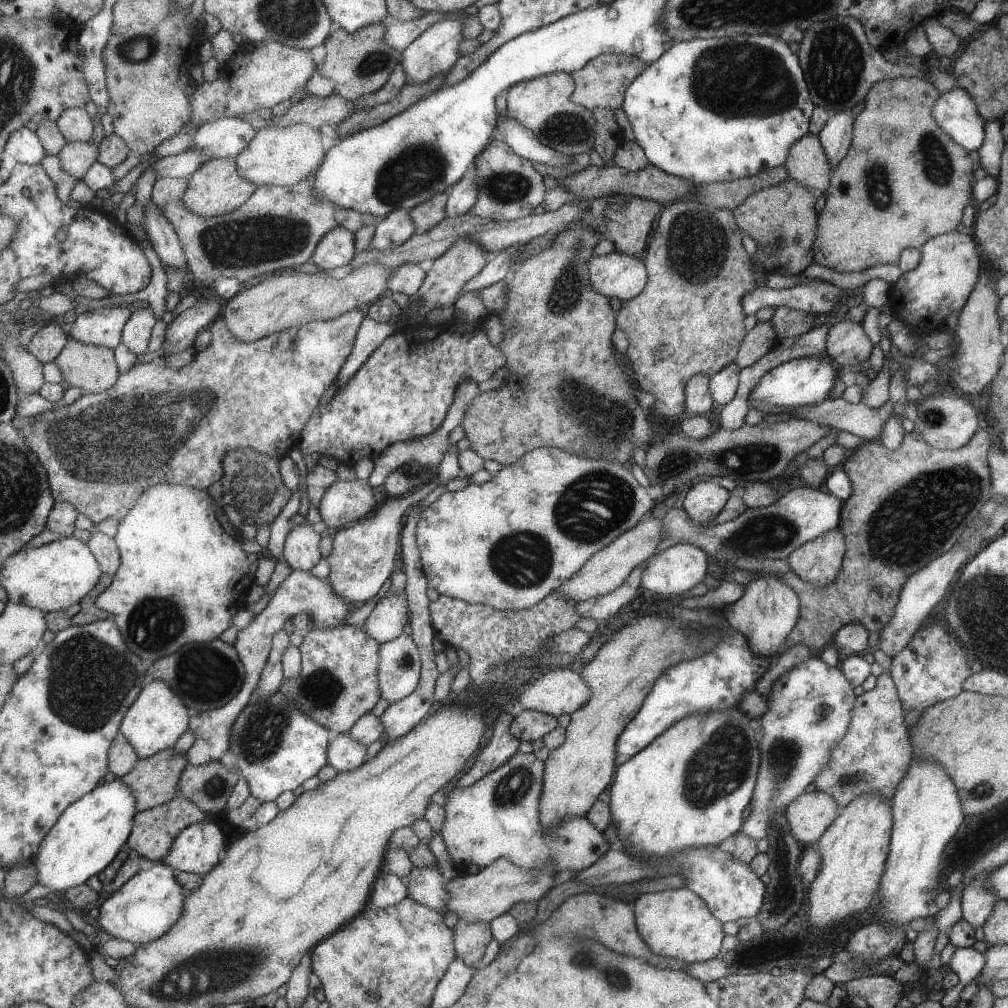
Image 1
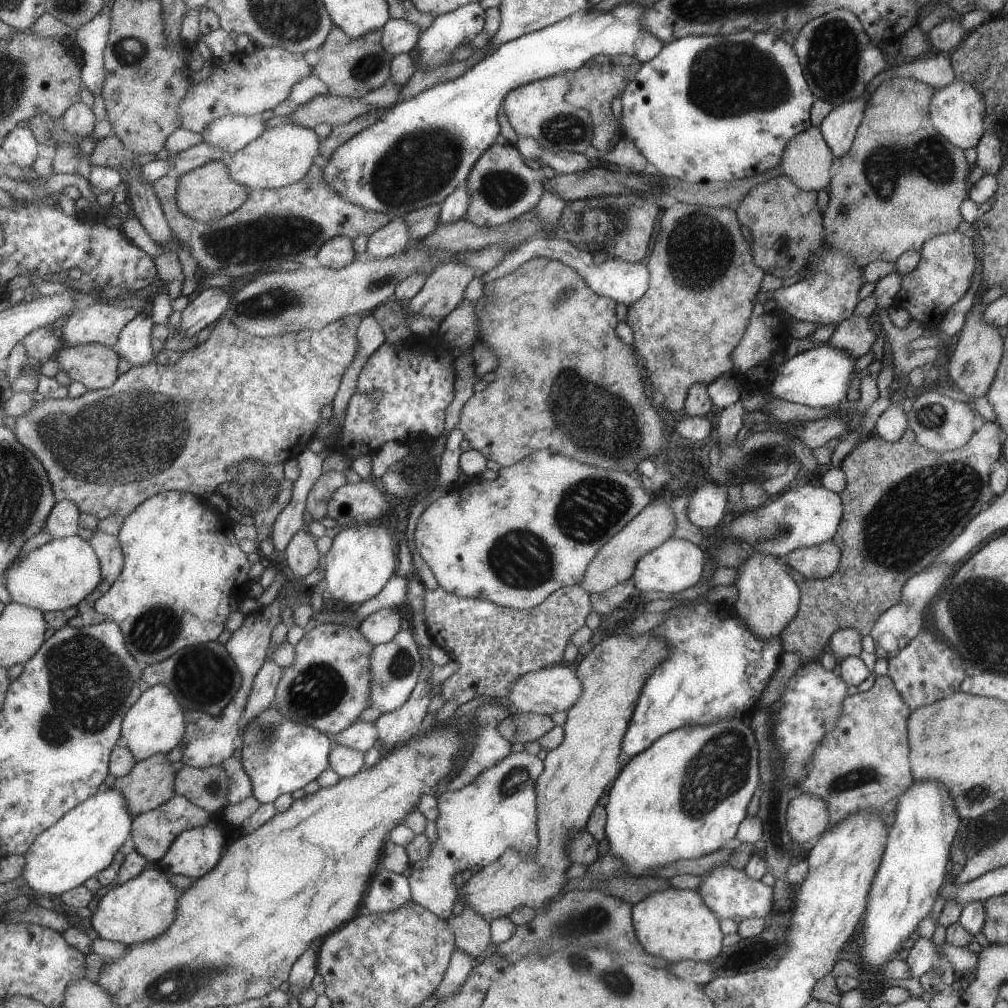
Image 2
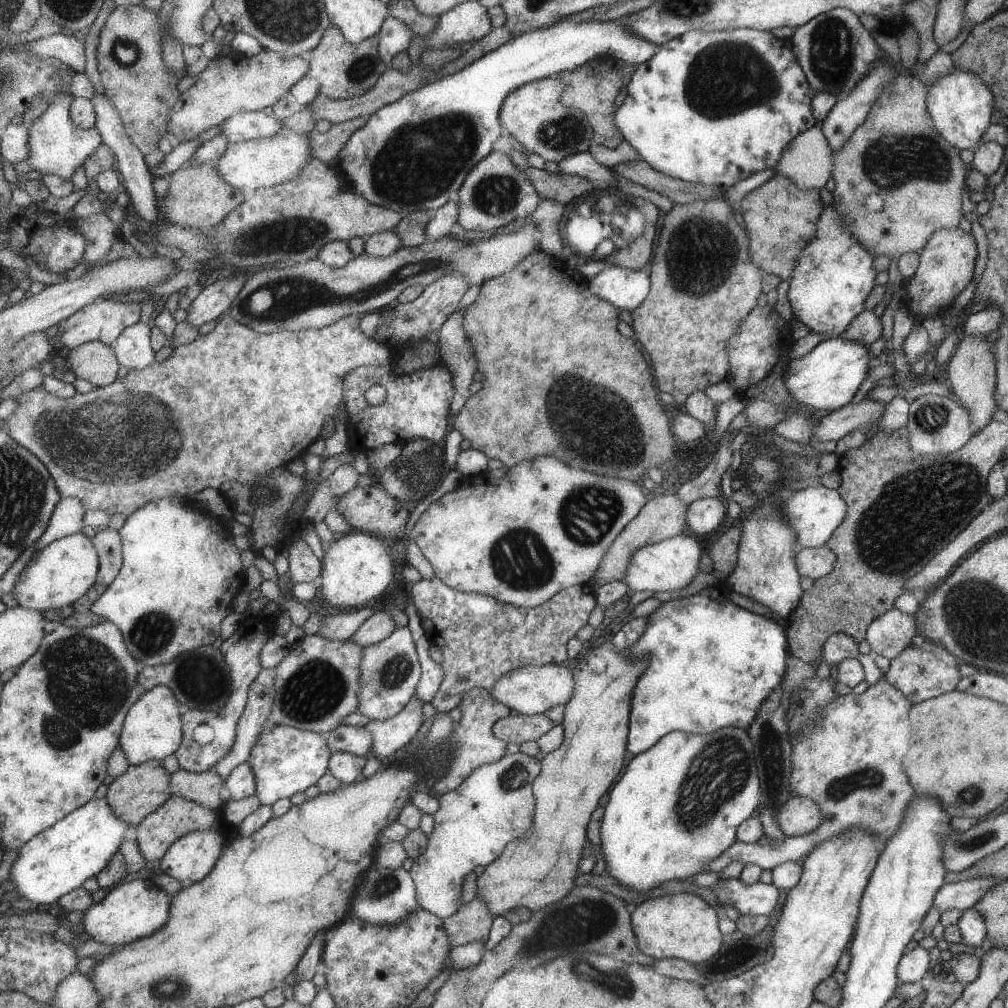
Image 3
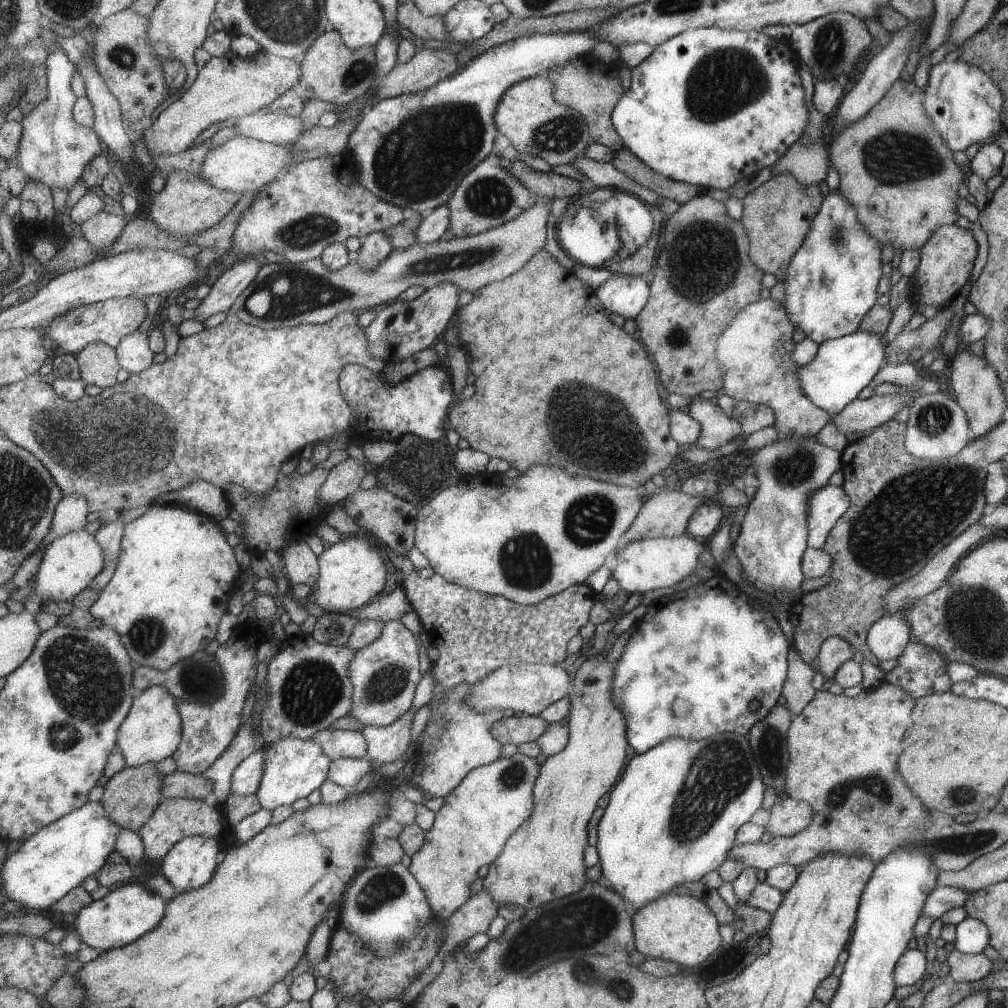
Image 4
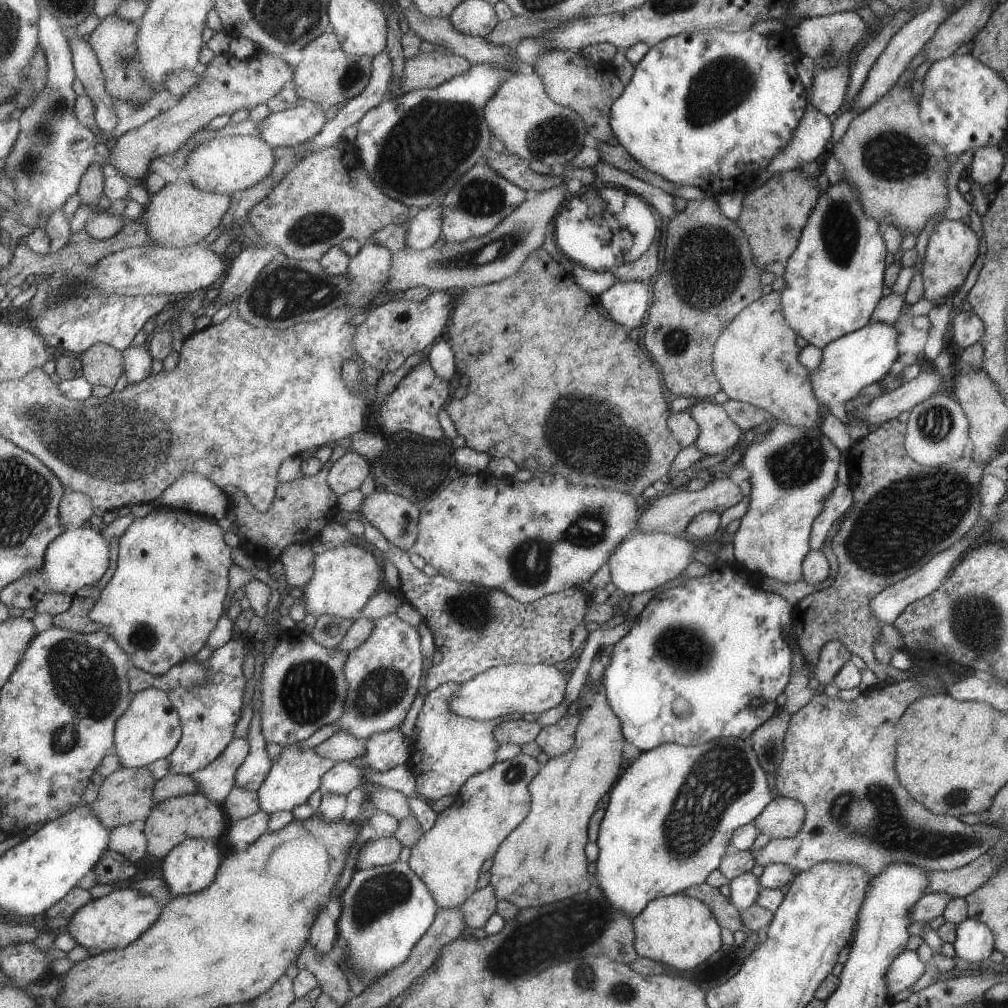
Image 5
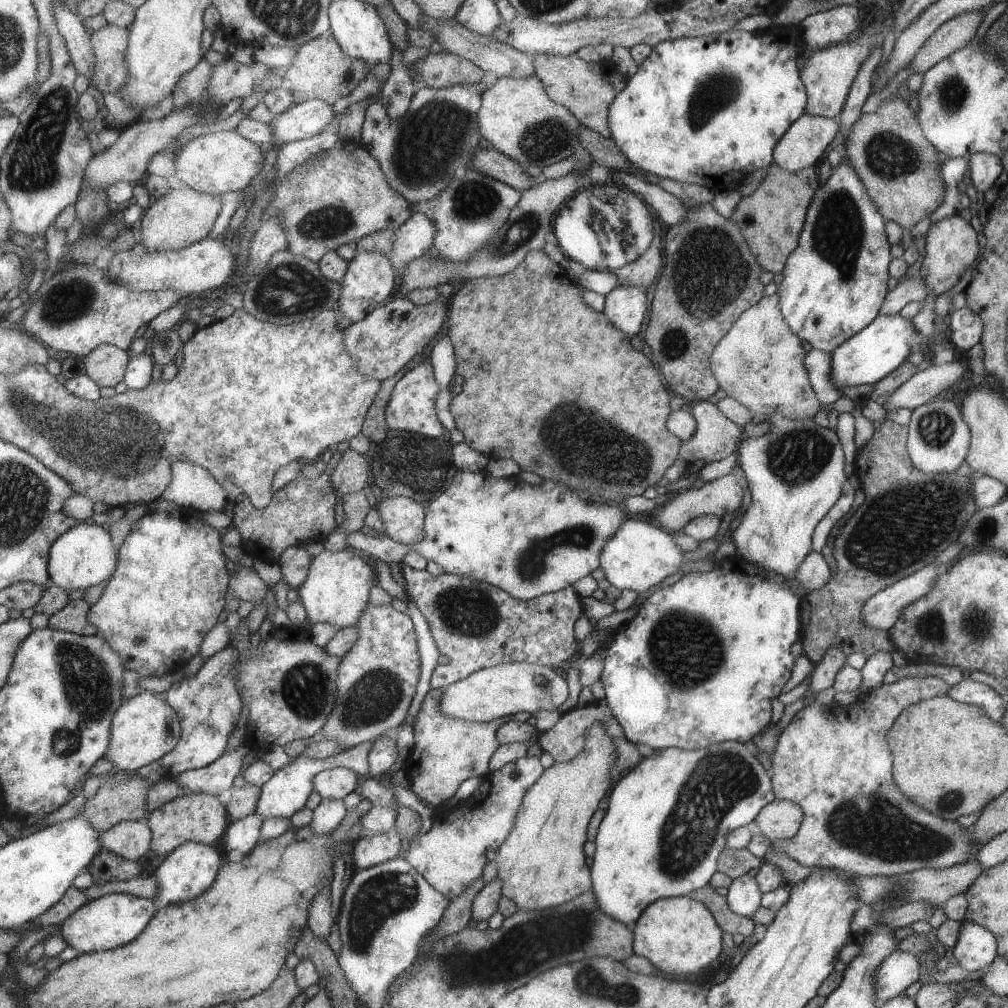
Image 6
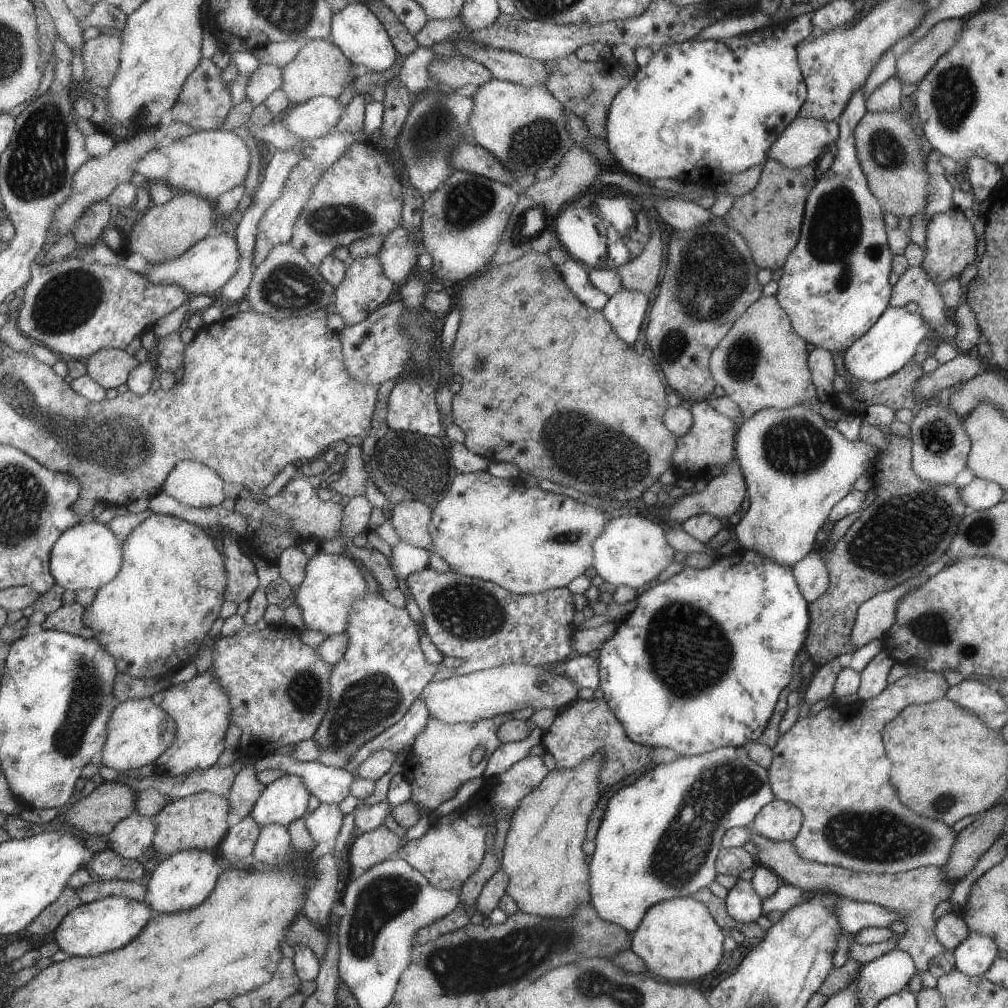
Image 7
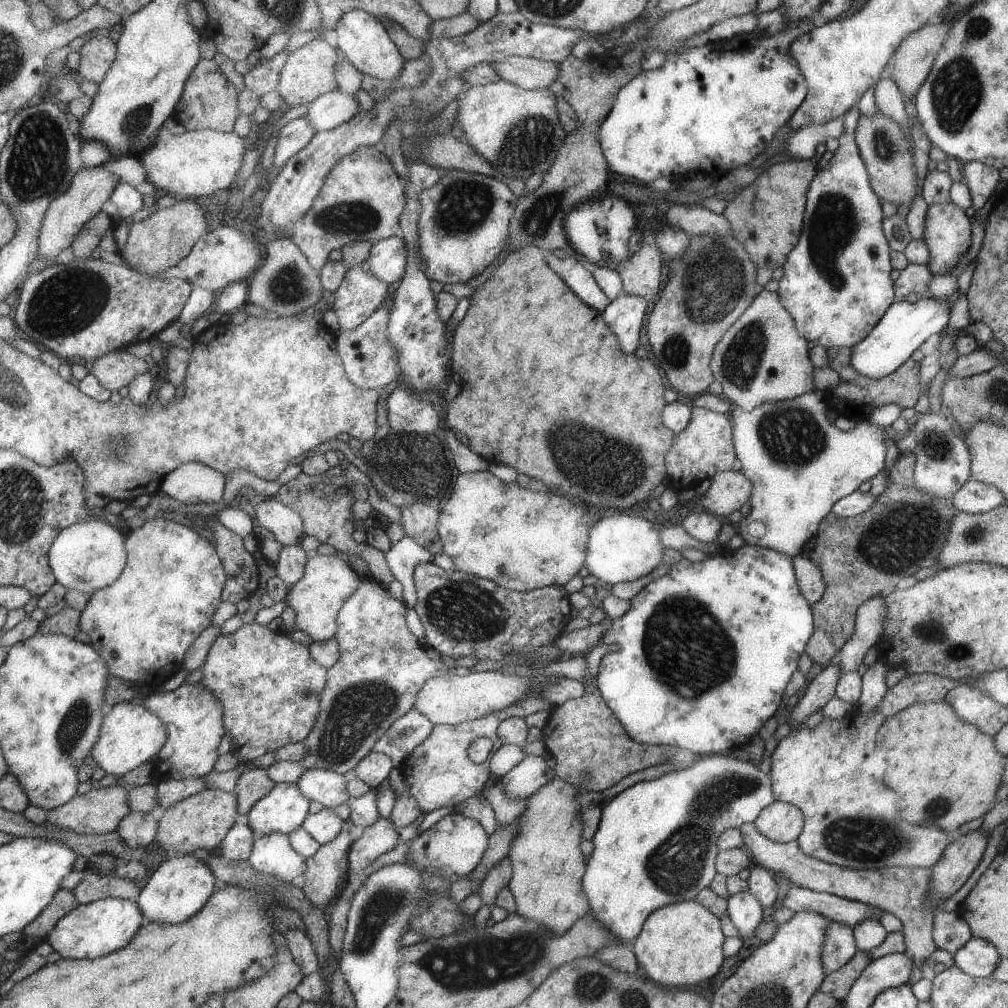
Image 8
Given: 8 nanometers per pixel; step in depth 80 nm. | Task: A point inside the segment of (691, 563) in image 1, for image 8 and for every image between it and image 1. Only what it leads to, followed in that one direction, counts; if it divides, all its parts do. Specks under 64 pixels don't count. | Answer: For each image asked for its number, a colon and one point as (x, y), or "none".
2: (676, 564)
3: (669, 564)
4: (639, 566)
5: (642, 561)
6: (639, 555)
7: (632, 551)
8: (619, 548)

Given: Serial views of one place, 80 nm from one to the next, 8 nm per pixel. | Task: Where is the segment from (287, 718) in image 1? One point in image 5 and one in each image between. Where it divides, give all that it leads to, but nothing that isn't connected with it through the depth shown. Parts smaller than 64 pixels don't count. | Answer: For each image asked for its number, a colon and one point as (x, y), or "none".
2: (280, 755)
3: (286, 760)
4: (294, 767)
5: (296, 773)

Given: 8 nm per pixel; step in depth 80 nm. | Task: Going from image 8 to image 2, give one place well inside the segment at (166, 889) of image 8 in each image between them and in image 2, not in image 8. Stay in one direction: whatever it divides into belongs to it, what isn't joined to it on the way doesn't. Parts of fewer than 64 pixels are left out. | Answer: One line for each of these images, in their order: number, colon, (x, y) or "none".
2: (197, 851)
3: (191, 858)
4: (192, 862)
5: (191, 866)
6: (189, 871)
7: (184, 880)

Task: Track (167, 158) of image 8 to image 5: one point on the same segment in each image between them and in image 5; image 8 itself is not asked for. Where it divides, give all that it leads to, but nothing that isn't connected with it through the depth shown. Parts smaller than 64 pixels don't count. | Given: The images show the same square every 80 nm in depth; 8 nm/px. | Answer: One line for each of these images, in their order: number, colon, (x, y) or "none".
5: (231, 164)
6: (214, 163)
7: (210, 163)

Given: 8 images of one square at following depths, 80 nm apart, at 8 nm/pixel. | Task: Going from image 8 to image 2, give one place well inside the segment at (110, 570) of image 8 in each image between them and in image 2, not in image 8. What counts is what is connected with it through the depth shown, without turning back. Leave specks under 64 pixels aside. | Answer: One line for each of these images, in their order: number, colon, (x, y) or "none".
2: (59, 575)
3: (64, 571)
4: (70, 562)
5: (78, 557)
6: (85, 555)
7: (89, 555)

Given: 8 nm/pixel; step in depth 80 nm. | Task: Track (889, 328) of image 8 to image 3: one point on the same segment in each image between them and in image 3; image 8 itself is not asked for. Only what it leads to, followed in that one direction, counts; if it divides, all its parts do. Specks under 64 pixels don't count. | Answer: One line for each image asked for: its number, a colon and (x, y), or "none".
3: (826, 378)
4: (842, 366)
5: (848, 364)
6: (867, 356)
7: (890, 342)

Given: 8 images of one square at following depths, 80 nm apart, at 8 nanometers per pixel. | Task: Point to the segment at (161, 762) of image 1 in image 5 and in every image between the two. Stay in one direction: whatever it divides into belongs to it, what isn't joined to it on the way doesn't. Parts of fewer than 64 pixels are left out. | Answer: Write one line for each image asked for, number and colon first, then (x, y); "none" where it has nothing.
2: (152, 782)
3: (144, 788)
4: (130, 798)
5: (126, 797)

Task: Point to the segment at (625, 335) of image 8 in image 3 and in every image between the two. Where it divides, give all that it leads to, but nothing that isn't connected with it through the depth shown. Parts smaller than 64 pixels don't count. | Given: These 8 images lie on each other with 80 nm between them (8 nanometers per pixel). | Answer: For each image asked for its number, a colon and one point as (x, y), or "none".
3: (625, 289)
4: (625, 295)
5: (626, 302)
6: (625, 306)
7: (625, 309)

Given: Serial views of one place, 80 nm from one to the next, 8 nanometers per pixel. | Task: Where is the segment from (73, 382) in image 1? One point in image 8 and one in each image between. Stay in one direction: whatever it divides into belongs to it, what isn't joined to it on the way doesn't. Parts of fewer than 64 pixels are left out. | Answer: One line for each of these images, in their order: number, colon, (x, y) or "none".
2: (95, 365)
3: (96, 362)
4: (99, 364)
5: (102, 364)
6: (107, 364)
7: (110, 367)
8: (116, 369)

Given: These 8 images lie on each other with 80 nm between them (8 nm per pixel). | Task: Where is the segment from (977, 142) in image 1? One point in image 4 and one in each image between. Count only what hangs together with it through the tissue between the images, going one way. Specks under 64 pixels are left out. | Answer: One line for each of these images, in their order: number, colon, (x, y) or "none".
2: (956, 110)
3: (959, 104)
4: (961, 102)

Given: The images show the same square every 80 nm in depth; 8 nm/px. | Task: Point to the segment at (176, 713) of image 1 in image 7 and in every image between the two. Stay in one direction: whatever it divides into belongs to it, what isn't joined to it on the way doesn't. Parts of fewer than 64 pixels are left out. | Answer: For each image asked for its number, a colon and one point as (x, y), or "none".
2: (156, 723)
3: (154, 728)
4: (153, 730)
5: (151, 729)
6: (146, 728)
7: (140, 731)

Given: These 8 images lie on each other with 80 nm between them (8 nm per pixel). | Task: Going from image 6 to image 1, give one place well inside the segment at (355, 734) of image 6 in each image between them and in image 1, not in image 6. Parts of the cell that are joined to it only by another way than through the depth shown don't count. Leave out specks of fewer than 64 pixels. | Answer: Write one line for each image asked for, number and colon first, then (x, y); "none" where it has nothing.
1: (400, 670)
2: (396, 665)
3: (391, 671)
4: (385, 674)
5: (384, 673)

